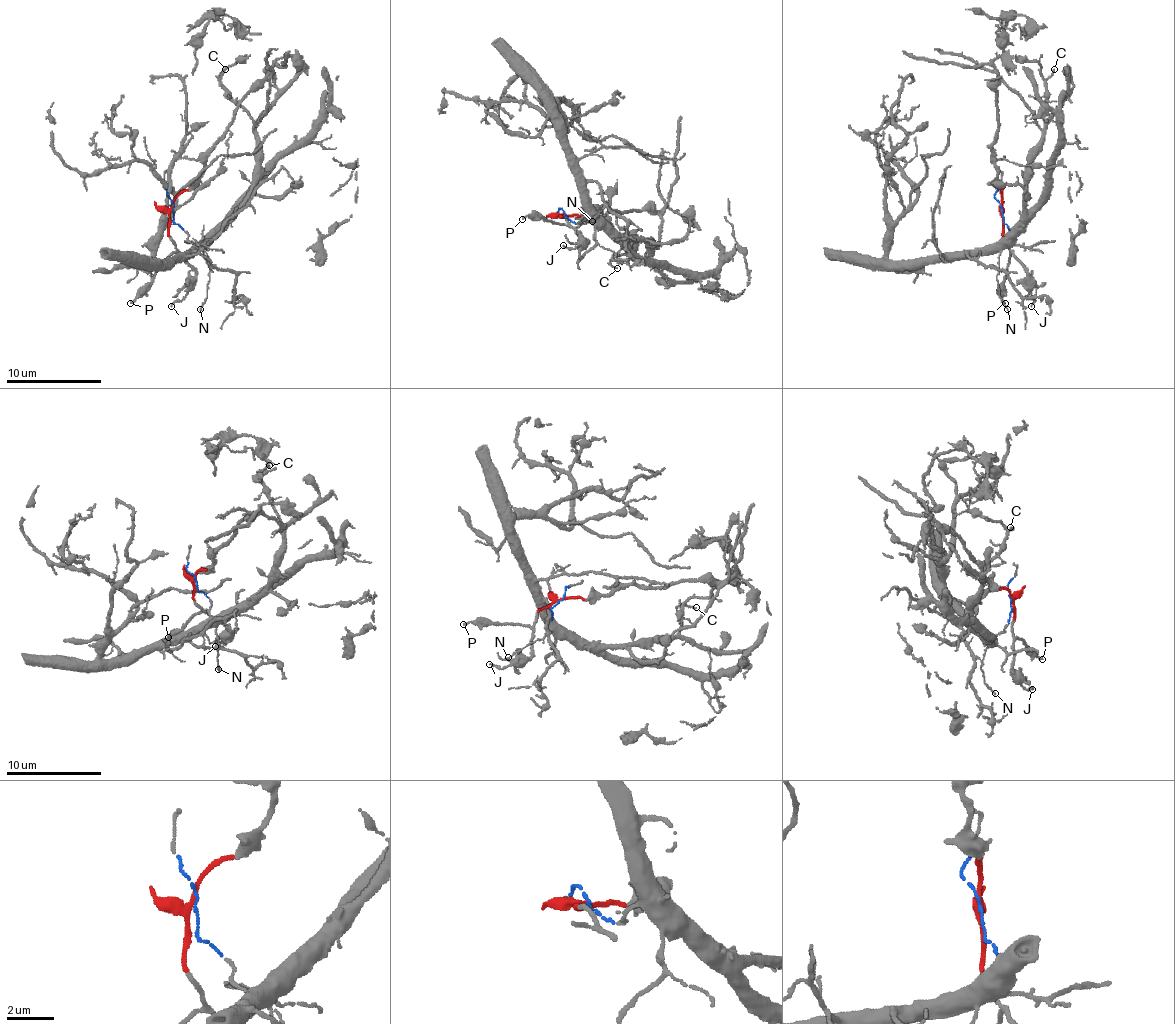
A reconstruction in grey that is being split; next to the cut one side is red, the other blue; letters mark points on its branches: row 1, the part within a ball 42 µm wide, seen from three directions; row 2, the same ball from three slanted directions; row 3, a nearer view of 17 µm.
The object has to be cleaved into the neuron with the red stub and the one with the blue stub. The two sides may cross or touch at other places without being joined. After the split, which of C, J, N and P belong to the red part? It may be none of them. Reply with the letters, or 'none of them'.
J, P

